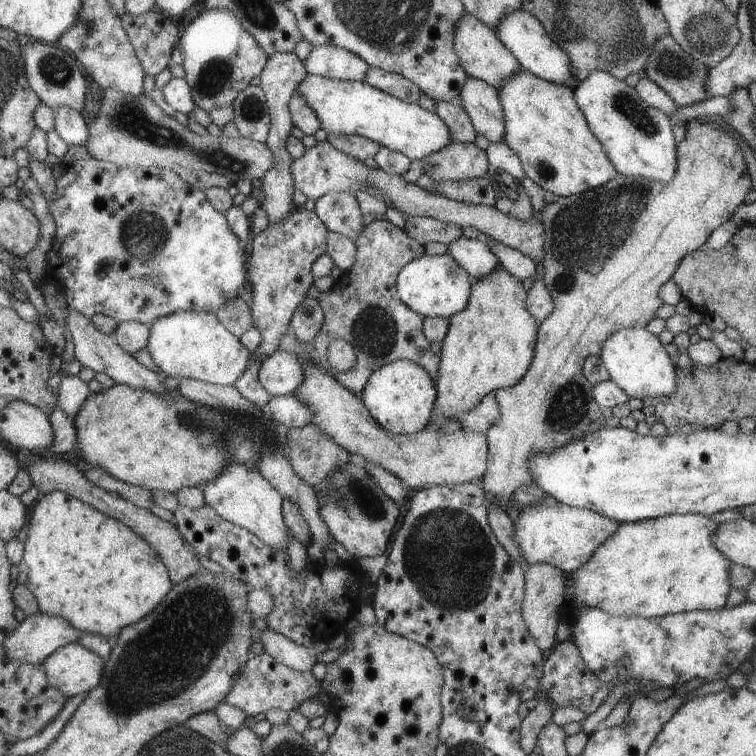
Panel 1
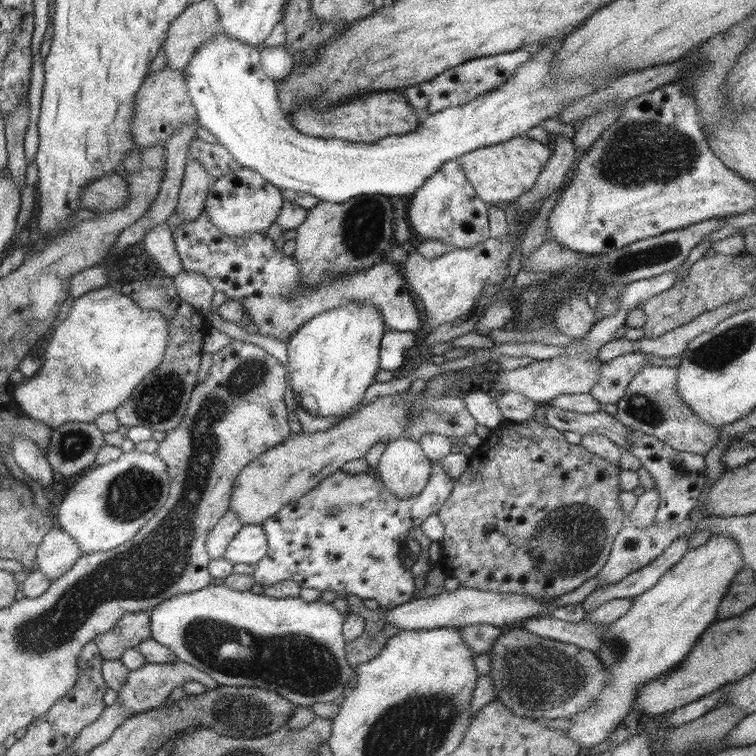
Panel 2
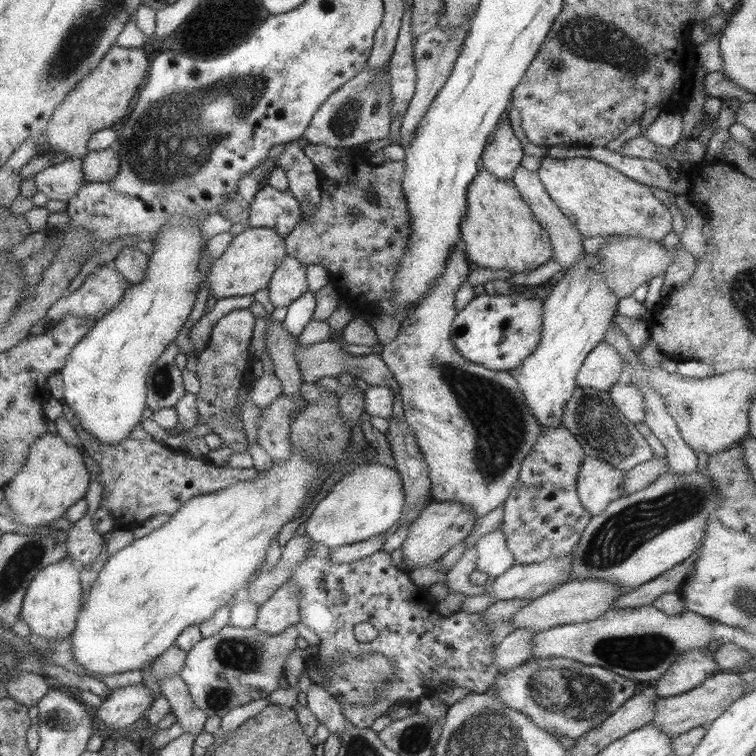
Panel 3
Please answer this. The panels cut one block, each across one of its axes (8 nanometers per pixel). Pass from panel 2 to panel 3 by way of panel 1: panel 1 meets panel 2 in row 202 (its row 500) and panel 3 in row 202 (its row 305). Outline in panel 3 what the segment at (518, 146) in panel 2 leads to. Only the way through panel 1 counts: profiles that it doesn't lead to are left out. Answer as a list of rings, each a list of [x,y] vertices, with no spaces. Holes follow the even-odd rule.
[[[541,157],[536,174],[557,209],[577,227],[582,238],[606,235],[647,238],[660,241],[672,231],[672,217],[646,185],[634,182],[621,172],[594,158],[570,157],[557,160]]]

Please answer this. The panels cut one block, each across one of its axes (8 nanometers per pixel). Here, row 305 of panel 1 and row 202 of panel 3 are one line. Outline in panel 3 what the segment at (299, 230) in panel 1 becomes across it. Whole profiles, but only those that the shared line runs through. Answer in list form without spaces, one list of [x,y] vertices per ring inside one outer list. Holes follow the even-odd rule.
[[[263,183],[254,196],[248,205],[249,227],[269,228],[285,237],[300,221],[298,201],[289,190],[277,190]]]

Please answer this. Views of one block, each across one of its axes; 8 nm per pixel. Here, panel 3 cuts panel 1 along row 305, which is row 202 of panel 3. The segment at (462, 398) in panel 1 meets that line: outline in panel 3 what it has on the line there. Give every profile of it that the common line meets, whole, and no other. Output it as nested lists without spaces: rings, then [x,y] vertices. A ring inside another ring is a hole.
[[[482,166],[466,190],[466,216],[459,224],[463,252],[472,267],[505,270],[514,274],[534,270],[552,258],[545,229],[533,217],[511,179],[498,180]]]

